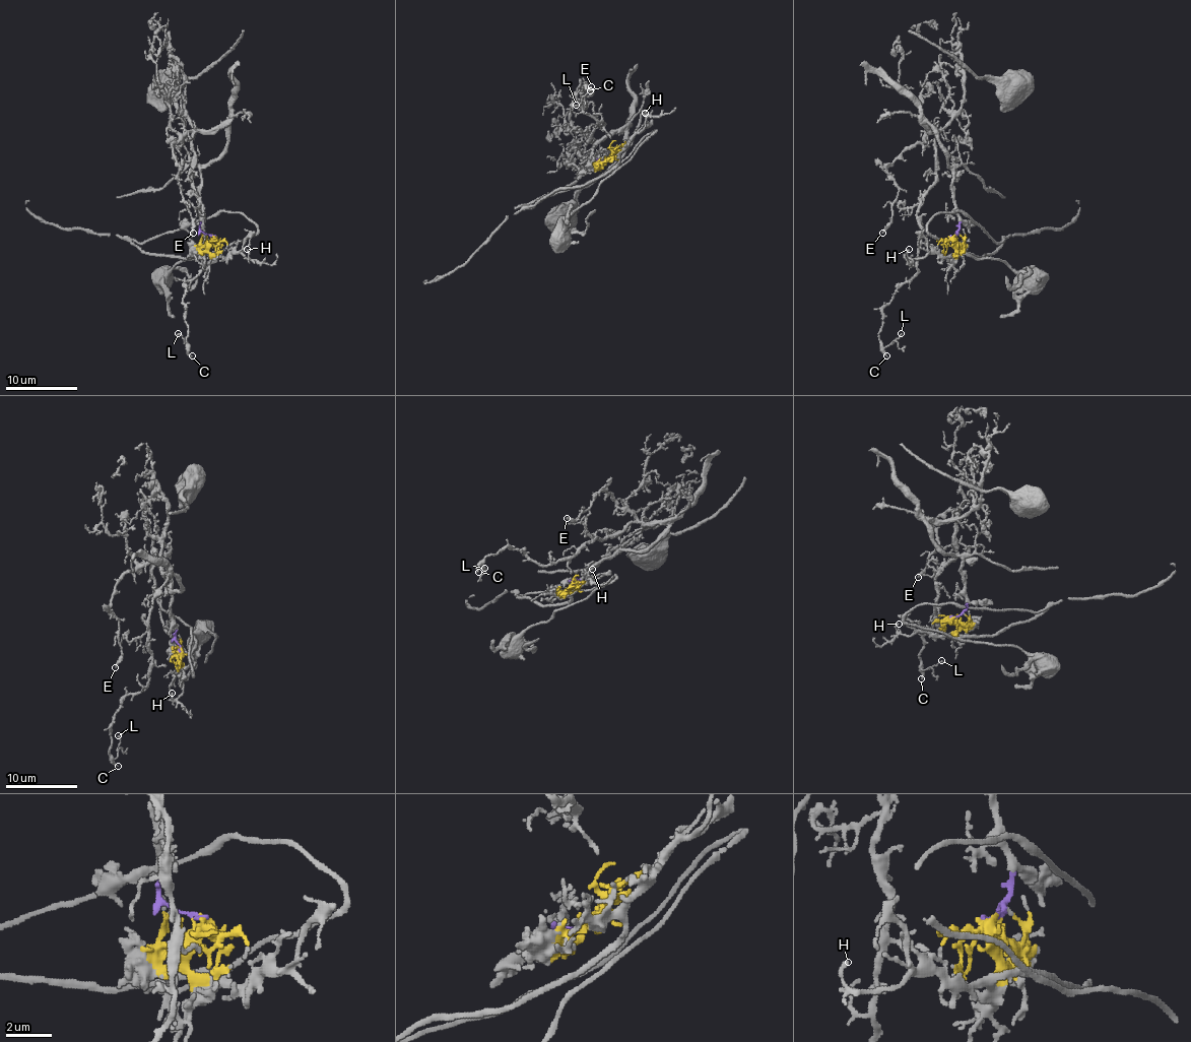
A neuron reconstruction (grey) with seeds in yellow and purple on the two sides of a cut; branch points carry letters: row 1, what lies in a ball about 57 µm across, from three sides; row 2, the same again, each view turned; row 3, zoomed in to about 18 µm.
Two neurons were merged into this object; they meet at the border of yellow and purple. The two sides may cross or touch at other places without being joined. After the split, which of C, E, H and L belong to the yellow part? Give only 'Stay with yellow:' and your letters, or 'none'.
Stay with yellow: H

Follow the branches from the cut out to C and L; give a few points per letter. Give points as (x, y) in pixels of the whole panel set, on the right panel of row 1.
C: (953, 237), (953, 170), (930, 124), (935, 185), (917, 211), (917, 272), (885, 306), (879, 349), (886, 356)
L: (953, 237), (953, 170), (930, 124), (935, 185), (917, 211), (917, 272), (883, 308), (879, 342), (902, 333)

